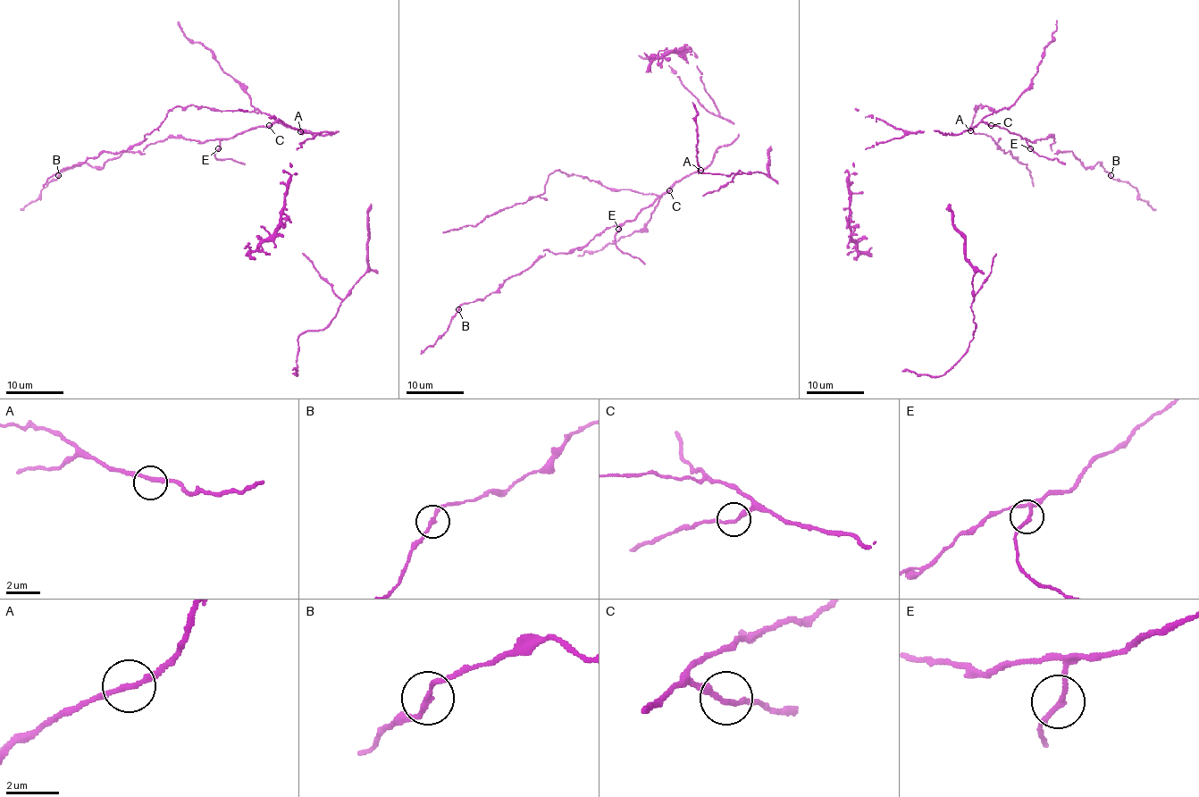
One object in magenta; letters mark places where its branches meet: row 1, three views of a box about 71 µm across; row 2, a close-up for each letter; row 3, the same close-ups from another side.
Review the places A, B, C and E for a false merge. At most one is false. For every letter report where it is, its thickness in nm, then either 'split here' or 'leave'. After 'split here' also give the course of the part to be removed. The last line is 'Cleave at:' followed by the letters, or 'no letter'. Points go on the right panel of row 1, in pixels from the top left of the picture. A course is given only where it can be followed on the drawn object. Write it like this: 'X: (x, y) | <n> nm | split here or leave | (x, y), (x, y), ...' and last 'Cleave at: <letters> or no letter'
A: (970, 130) | 200 nm | leave
B: (1110, 175) | 180 nm | split here | (1110, 176), (1130, 183), (1143, 200), (1156, 209)
C: (991, 125) | 180 nm | leave
E: (1030, 148) | 180 nm | leave
Cleave at: B

